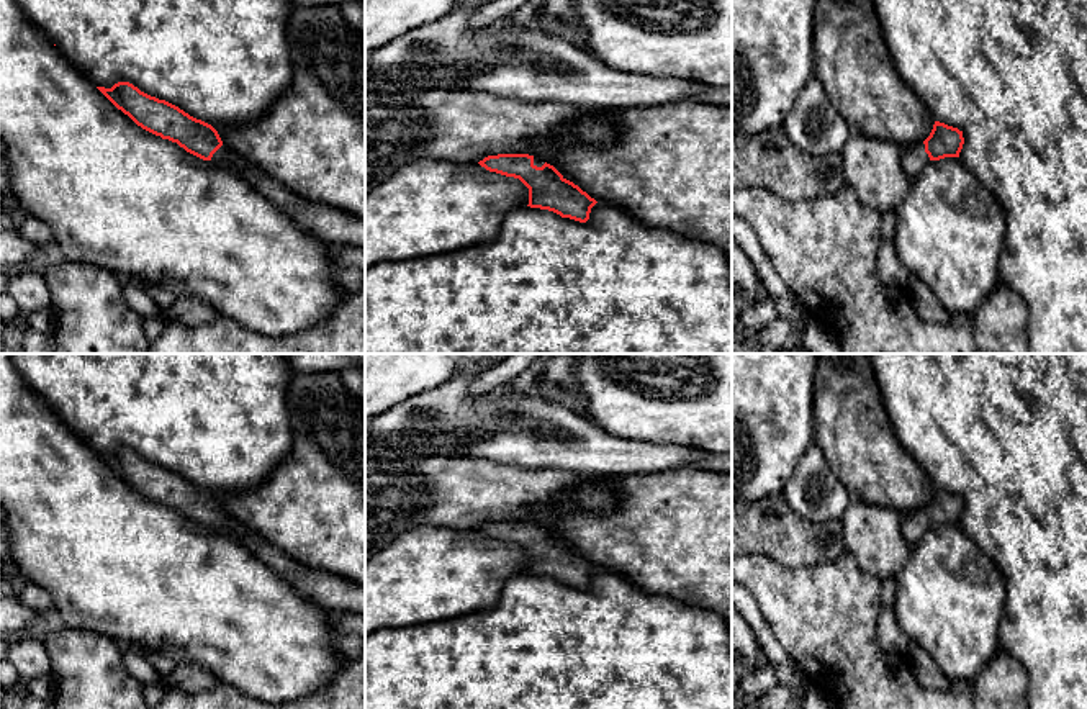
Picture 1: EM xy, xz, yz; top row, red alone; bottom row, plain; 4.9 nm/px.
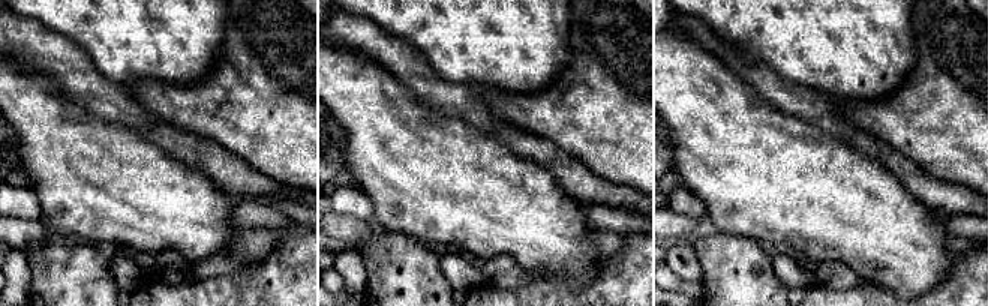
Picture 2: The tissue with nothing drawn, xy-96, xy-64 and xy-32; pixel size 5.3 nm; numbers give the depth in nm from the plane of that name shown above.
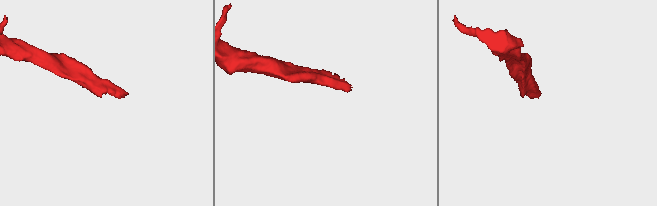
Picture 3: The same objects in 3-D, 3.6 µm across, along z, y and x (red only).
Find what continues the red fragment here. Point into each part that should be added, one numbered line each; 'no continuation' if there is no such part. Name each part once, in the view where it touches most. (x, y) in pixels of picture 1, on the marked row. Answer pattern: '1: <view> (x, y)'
1: yz (914, 158)

